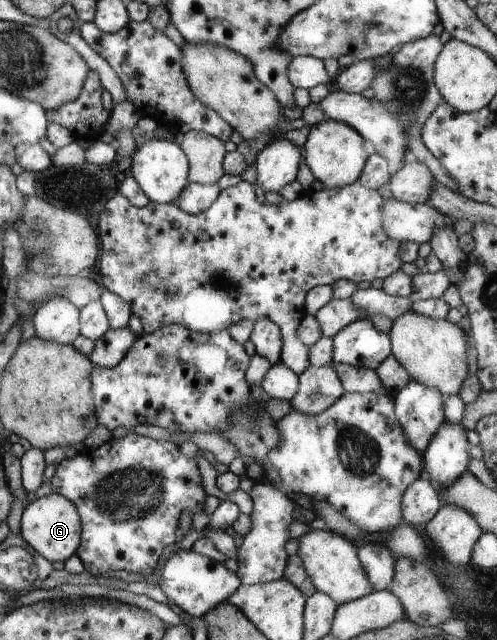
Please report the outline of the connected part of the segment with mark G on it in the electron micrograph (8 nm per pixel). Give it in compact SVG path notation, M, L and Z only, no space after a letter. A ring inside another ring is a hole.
M55 492L36 498L28 503L22 513L20 521L20 536L31 549L43 555L51 563L64 563L73 554L79 551L80 541L83 539L83 522L76 505L68 497Z

